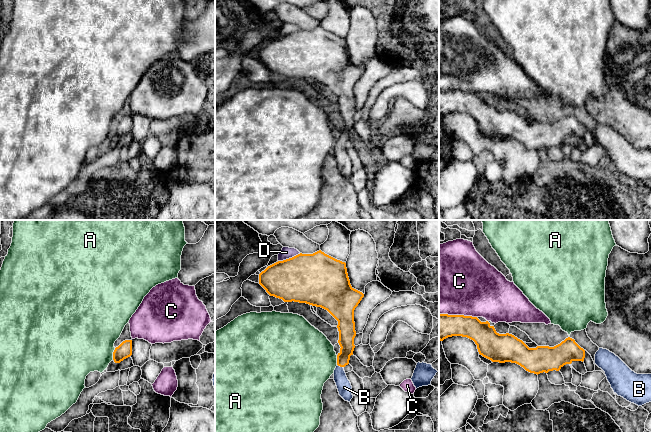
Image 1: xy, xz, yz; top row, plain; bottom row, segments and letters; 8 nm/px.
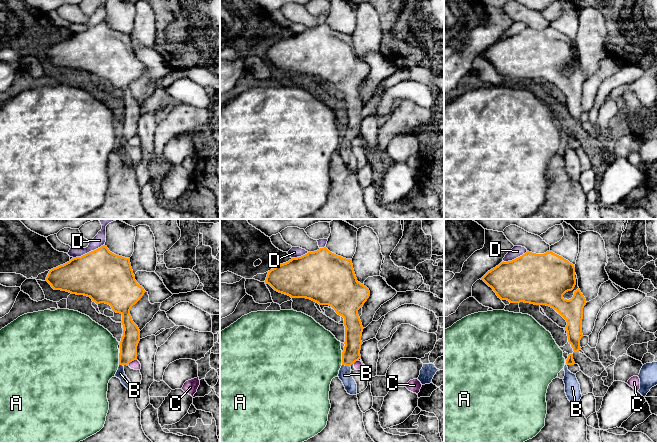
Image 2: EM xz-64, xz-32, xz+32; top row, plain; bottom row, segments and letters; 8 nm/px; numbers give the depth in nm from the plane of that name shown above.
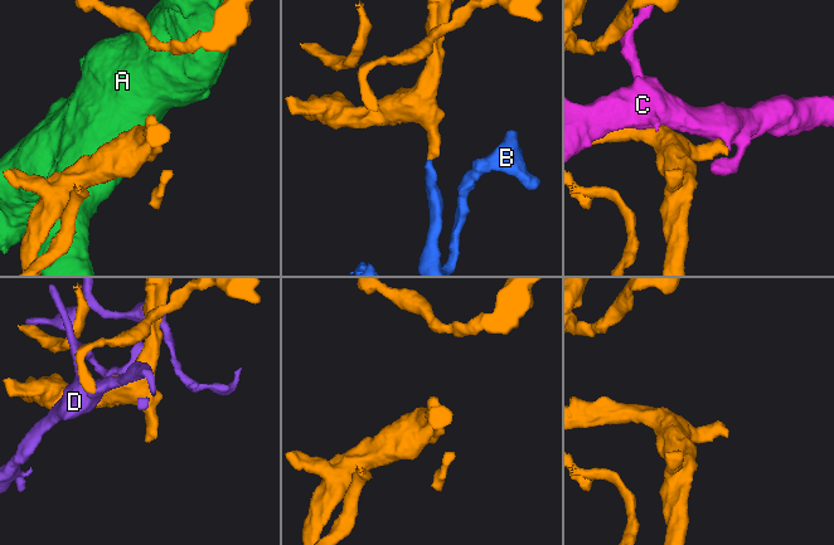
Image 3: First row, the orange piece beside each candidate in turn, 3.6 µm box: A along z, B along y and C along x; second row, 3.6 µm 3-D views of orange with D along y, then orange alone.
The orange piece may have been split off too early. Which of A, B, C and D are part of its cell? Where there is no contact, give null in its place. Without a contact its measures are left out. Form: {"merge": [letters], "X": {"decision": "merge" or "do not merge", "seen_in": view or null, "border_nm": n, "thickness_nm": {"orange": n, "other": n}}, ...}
{"merge": ["B"], "A": {"decision": "do not merge", "seen_in": "xy", "border_nm": 100, "thickness_nm": {"orange": 120, "other": 480}}, "B": {"decision": "merge", "seen_in": "xz", "border_nm": 50, "thickness_nm": {"orange": 130, "other": 120}}, "C": {"decision": "do not merge", "seen_in": "yz", "border_nm": 300, "thickness_nm": {"orange": 200, "other": 500}}, "D": {"decision": "do not merge", "seen_in": "xz", "border_nm": 200, "thickness_nm": {"orange": 400, "other": 90}}}

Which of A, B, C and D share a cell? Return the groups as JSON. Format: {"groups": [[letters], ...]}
{"groups": [["A"], ["B"], ["C"], ["D"]]}

